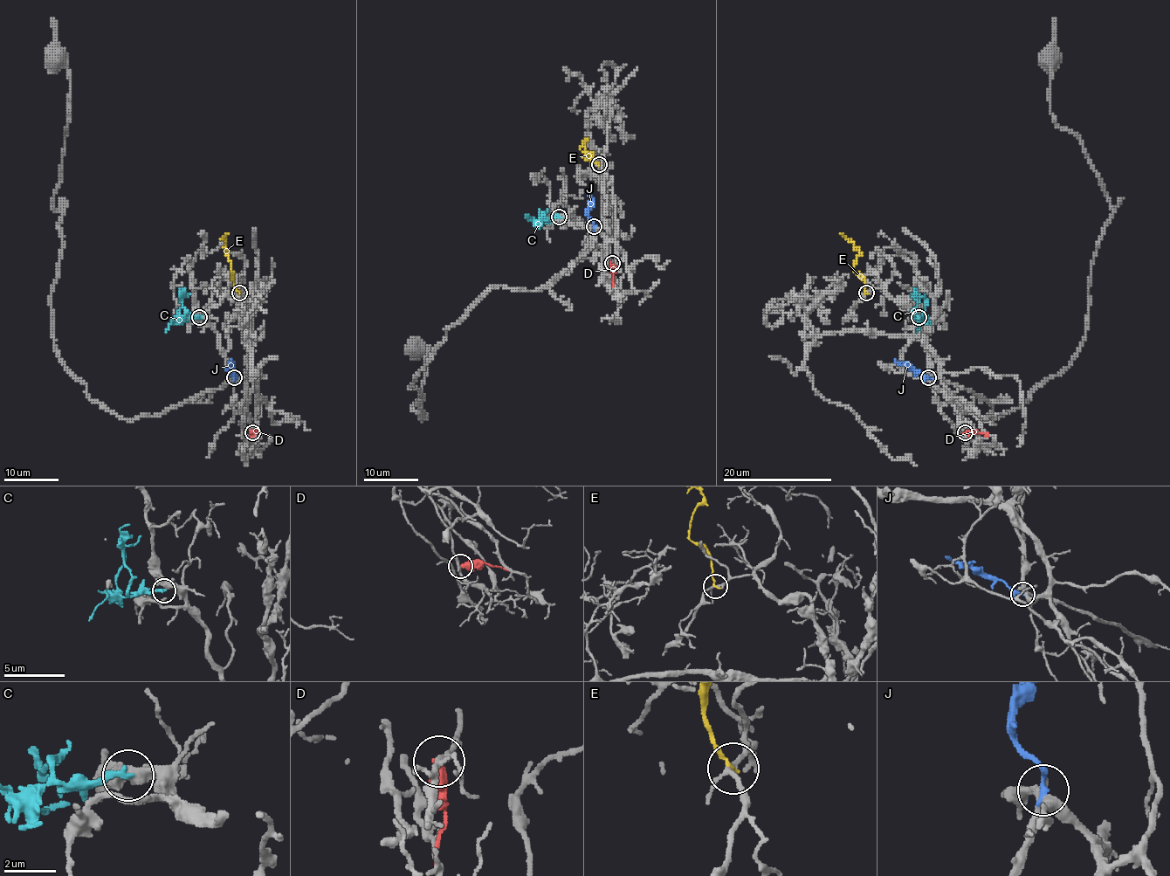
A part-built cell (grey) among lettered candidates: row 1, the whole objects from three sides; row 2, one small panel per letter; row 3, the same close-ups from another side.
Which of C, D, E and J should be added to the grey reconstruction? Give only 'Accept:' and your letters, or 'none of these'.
Accept: none of these

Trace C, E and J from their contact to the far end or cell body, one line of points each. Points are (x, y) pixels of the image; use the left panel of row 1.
C: (199, 318), (182, 319), (182, 290), (184, 287)
E: (238, 293), (223, 238), (228, 234)
J: (234, 377), (228, 370), (231, 360)

